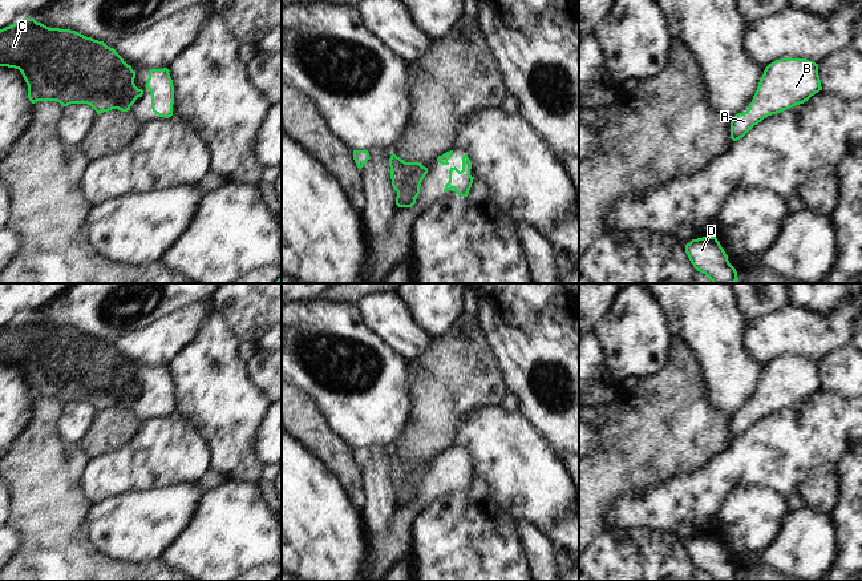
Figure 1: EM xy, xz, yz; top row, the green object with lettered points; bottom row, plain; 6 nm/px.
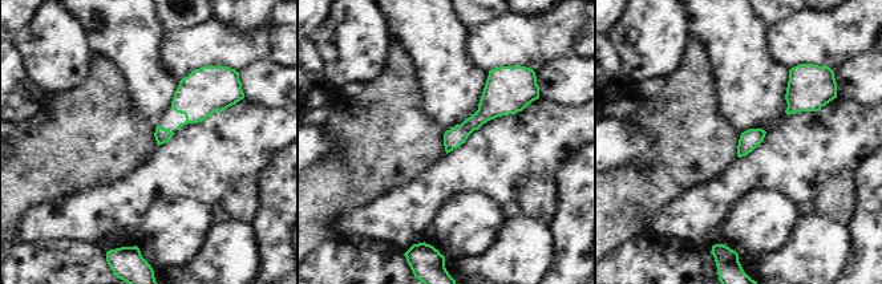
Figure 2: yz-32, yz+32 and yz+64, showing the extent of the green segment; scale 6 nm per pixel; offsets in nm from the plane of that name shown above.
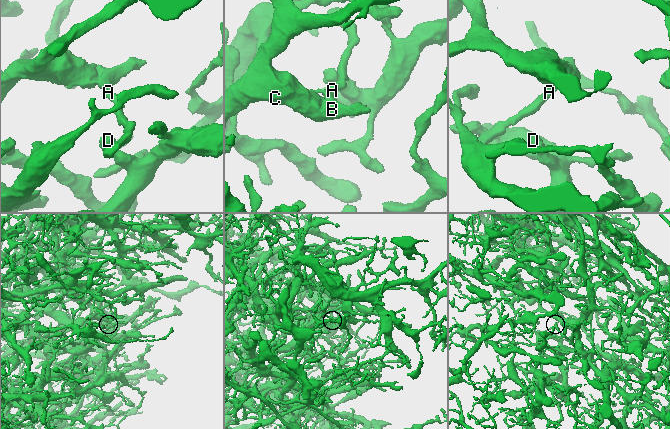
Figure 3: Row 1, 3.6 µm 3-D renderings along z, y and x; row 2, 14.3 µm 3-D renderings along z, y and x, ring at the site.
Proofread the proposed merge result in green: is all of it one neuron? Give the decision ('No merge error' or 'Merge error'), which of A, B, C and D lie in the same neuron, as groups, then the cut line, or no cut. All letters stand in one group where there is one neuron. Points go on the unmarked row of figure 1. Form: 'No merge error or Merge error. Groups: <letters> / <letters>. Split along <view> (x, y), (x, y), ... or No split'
No merge error. Groups: A B C D. No split

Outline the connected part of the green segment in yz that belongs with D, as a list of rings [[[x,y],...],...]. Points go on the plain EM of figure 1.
[[[716,534],[692,537],[685,542],[685,550],[693,565],[705,572],[712,581],[738,580],[736,566]]]

